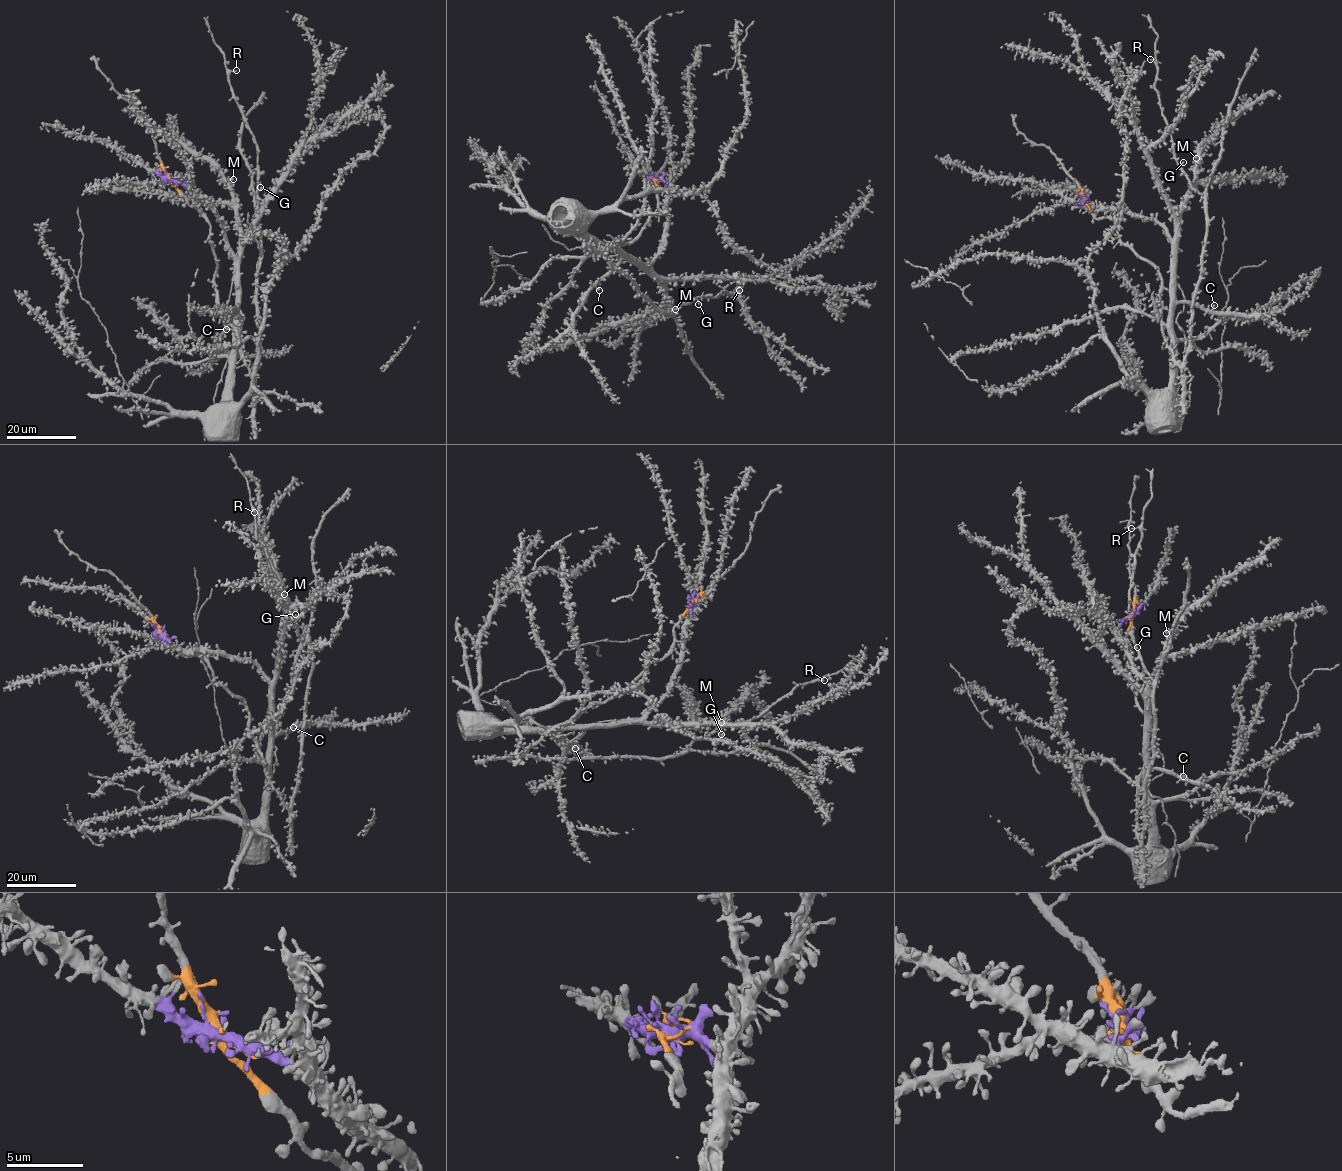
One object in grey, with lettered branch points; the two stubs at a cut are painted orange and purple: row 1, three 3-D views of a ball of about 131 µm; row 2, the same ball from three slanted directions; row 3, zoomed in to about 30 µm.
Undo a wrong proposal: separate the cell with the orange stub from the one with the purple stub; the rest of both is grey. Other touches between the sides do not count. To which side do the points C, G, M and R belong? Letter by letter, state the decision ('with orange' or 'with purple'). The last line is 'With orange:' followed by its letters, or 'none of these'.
C: with purple
G: with orange
M: with purple
R: with orange
With orange: G, R

